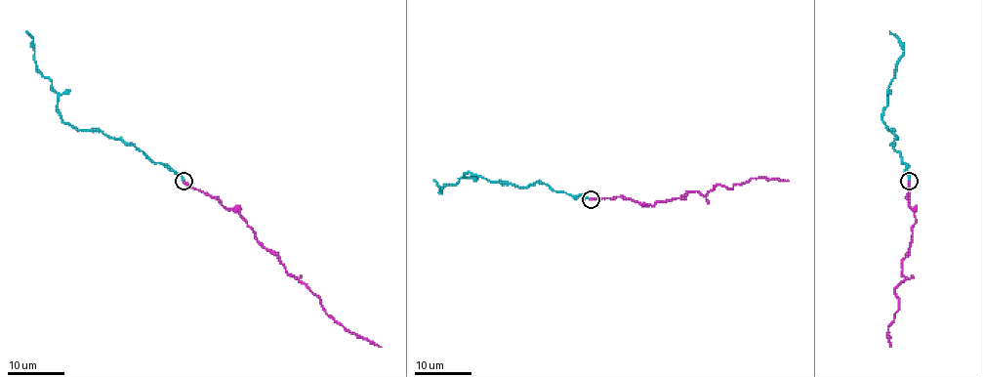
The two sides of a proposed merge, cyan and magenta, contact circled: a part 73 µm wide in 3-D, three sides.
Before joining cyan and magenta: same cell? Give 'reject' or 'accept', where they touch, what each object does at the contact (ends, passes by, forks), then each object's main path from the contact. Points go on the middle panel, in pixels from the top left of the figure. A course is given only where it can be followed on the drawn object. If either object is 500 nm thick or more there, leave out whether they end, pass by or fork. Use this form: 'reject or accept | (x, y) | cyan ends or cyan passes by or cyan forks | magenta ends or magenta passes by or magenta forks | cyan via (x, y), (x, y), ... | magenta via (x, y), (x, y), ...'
accept | (591, 199) | cyan ends | magenta ends | cyan via (591, 199), (556, 192), (540, 183), (514, 187), (471, 172), (442, 193), (433, 180) | magenta via (591, 199), (622, 196), (649, 205), (696, 190), (703, 195), (717, 185), (731, 188), (755, 178), (789, 181)

